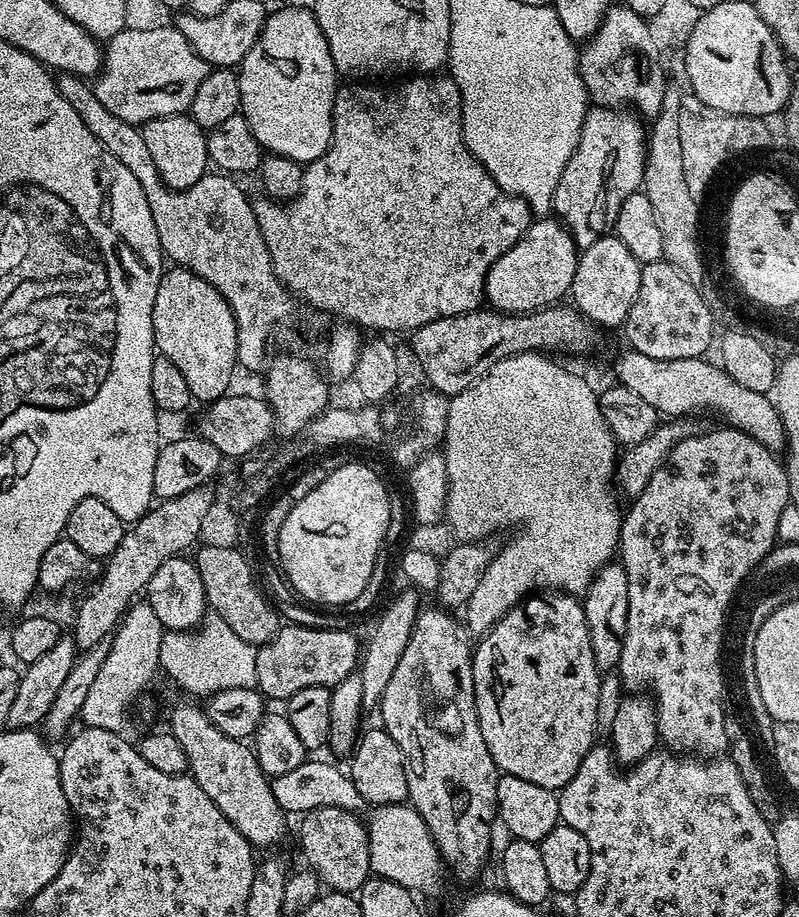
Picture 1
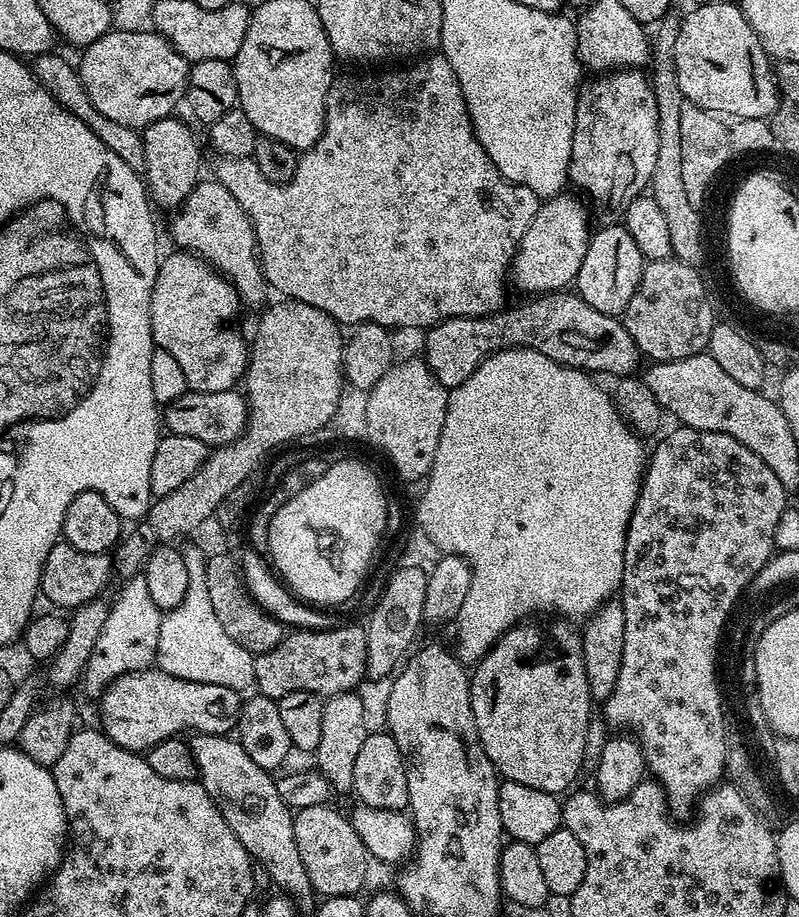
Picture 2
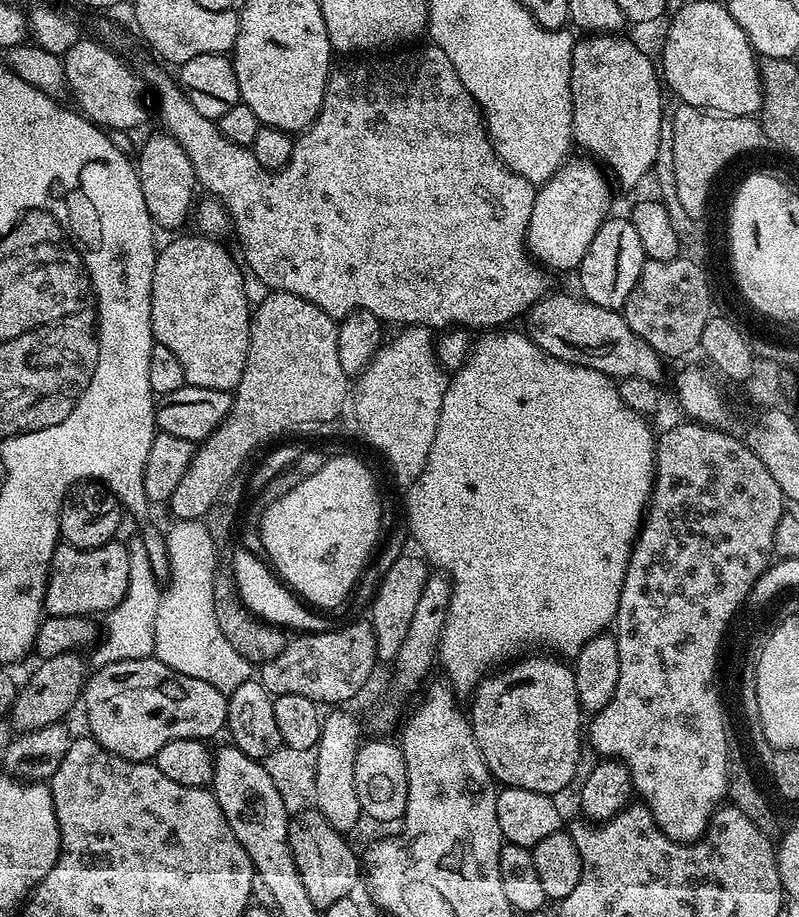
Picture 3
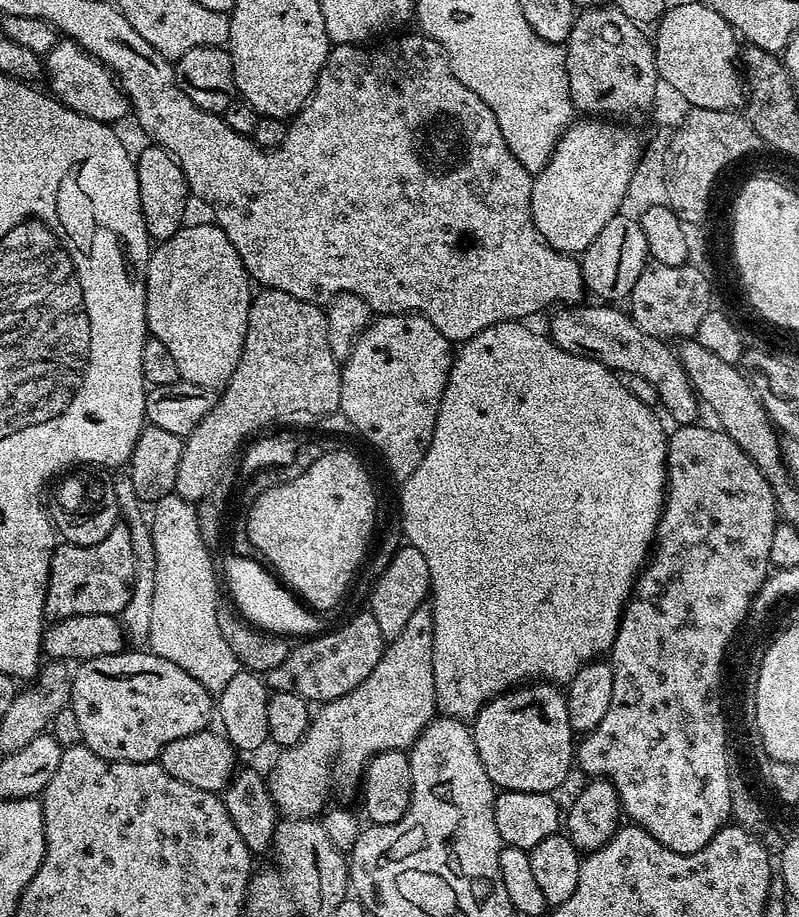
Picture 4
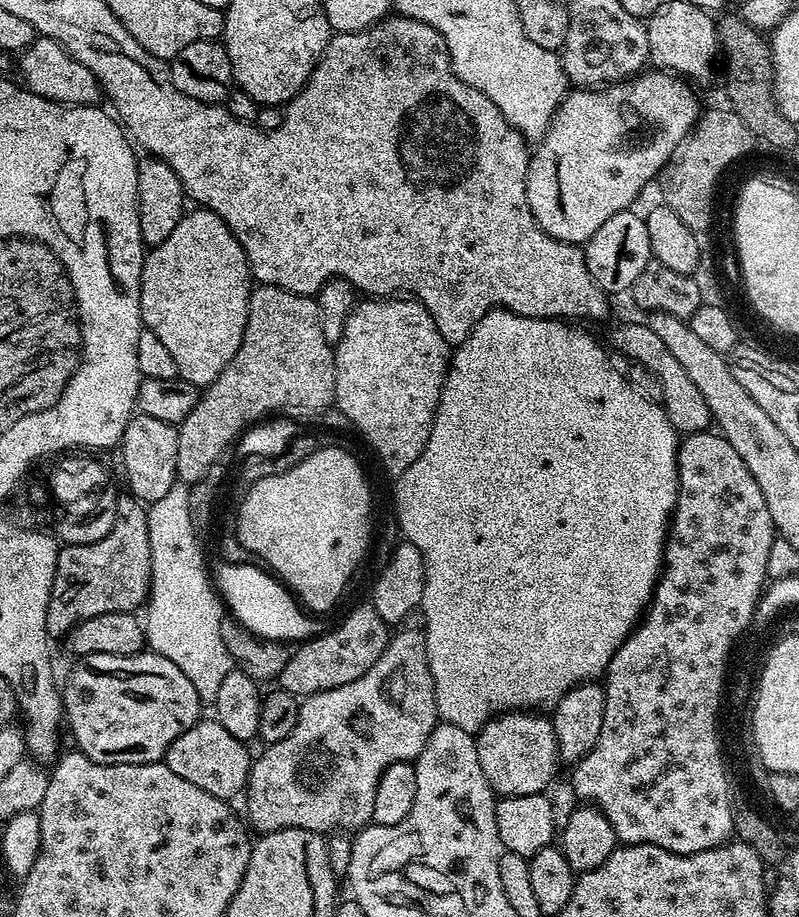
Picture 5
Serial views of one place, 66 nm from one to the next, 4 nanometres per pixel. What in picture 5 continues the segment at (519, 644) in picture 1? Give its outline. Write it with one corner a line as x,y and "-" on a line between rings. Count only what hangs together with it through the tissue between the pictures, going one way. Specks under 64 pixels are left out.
517,710
496,717
475,733
478,762
497,797
538,794
556,776
558,753
551,719
532,710

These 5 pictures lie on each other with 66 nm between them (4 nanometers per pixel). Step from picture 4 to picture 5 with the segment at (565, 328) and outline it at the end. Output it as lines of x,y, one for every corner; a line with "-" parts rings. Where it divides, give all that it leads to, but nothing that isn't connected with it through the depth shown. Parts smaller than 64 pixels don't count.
647,323
620,324
612,332
612,344
624,356
629,356
629,361
646,366
658,378
664,395
662,407
670,422
676,427
677,433
703,432
713,423
710,410
698,391
698,386
686,378
686,370
675,360
674,354
666,350
666,345
660,341
658,334
648,328

